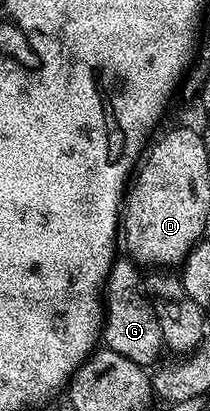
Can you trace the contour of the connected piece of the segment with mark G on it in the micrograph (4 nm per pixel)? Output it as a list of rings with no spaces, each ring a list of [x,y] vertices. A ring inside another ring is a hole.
[[[117,256],[108,272],[106,282],[106,308],[102,341],[107,348],[134,359],[134,363],[152,367],[161,360],[160,349],[165,348],[162,327],[158,327],[158,315],[152,306],[152,297],[146,292],[145,282],[140,281],[141,266],[127,256]]]

